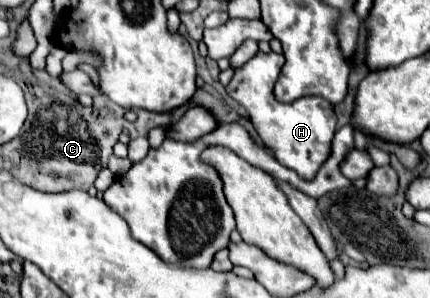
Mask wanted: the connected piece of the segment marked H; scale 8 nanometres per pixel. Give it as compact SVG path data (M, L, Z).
M259 52L243 68L239 68L227 86L227 94L249 112L249 120L263 144L273 150L275 158L295 170L303 180L313 180L317 170L331 154L331 140L337 128L333 104L325 98L299 98L291 104L281 104L273 96L273 86L281 72L281 54Z

